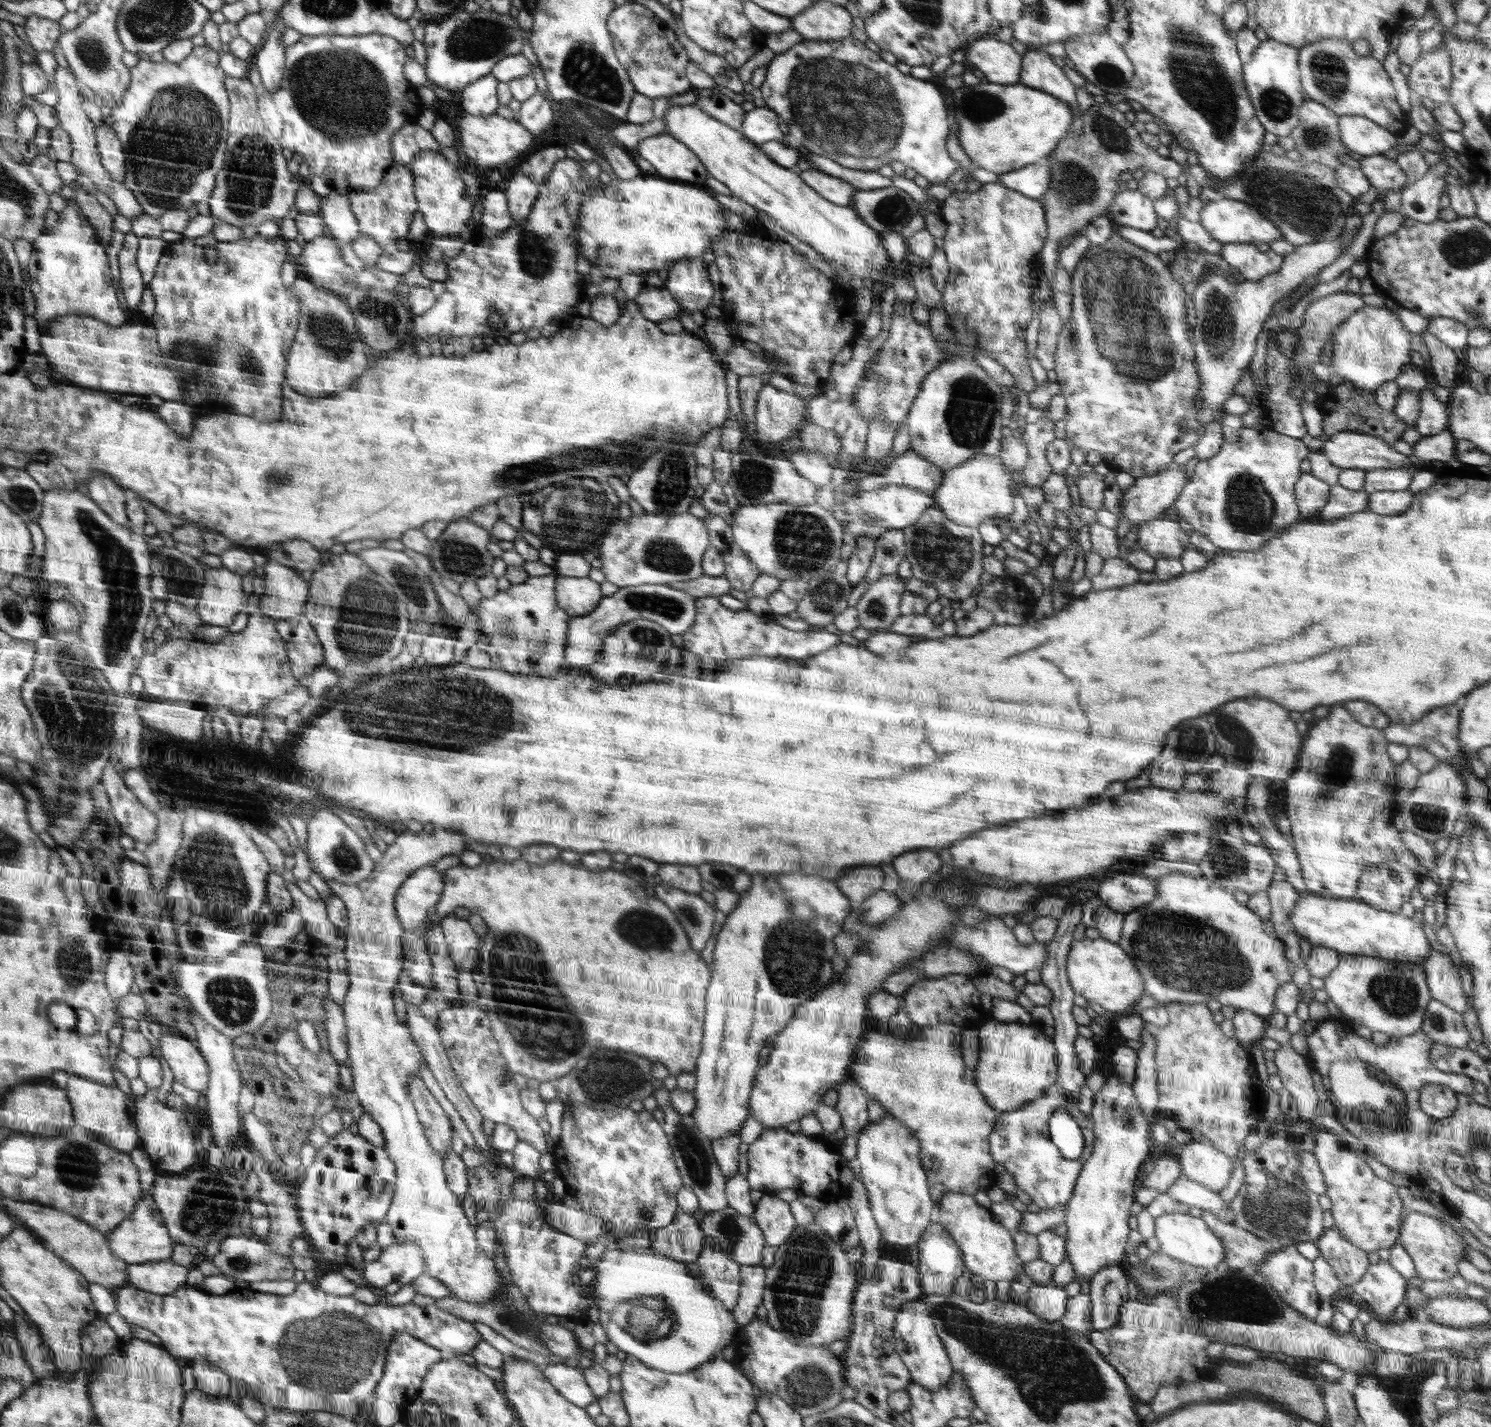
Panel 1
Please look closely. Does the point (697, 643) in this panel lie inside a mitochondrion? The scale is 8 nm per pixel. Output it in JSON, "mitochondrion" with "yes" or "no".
{"mitochondrion":"no"}

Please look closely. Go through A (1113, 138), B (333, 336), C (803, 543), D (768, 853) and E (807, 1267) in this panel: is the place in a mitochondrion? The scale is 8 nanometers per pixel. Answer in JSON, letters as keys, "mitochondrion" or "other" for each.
{"A":"mitochondrion","B":"mitochondrion","C":"mitochondrion","D":"other","E":"mitochondrion"}

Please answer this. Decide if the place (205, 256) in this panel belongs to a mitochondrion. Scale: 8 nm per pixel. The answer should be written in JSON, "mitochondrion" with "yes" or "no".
{"mitochondrion":"no"}

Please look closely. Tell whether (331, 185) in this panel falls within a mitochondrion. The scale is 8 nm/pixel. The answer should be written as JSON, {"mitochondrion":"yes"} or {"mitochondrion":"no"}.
{"mitochondrion":"no"}

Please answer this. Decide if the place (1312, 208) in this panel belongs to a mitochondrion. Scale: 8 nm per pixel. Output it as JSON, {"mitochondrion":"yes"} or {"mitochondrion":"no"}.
{"mitochondrion":"yes"}

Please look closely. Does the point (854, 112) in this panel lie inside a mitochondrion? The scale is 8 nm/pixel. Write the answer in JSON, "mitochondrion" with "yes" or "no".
{"mitochondrion":"yes"}

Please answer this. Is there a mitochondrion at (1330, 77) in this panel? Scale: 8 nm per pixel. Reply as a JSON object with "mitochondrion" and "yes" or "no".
{"mitochondrion":"yes"}

